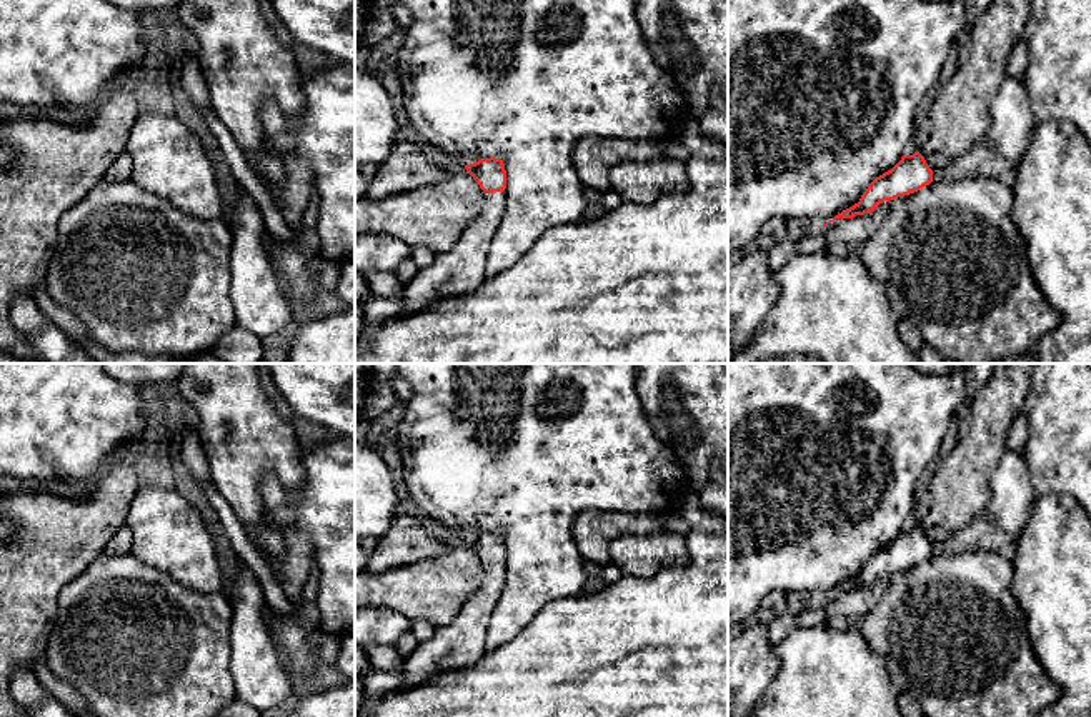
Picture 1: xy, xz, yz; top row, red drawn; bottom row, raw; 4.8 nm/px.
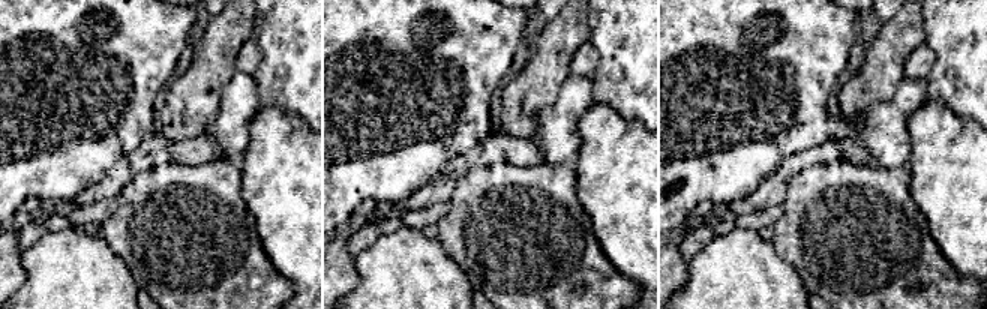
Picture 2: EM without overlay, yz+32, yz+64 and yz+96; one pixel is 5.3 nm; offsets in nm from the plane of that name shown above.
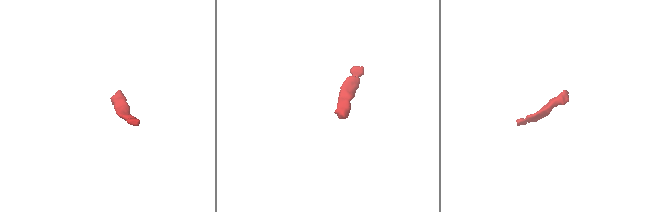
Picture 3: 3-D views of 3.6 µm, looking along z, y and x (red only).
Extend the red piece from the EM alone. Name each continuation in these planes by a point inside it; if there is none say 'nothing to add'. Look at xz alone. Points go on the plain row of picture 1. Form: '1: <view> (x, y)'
1: xz (460, 644)

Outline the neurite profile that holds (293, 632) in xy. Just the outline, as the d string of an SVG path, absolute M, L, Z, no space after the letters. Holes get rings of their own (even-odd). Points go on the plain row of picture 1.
M311 570L305 587L303 602L291 604L288 615L273 612L272 629L281 647L280 657L285 662L288 675L296 694L308 694L315 689L316 670L321 665L320 650L311 642L311 635L320 632L318 609L315 595L318 592L318 572Z

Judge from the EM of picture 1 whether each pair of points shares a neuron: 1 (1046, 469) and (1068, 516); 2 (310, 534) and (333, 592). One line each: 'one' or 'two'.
1: two
2: one

